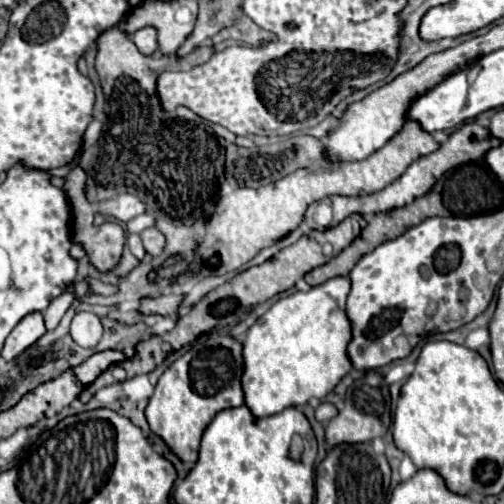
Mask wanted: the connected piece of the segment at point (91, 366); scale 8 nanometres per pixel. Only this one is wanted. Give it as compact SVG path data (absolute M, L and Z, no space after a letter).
M101 351L101 353L95 353L93 357L89 357L85 363L81 363L79 367L73 369L73 375L77 377L79 383L83 383L85 387L91 385L105 369L109 369L109 365L113 363L119 363L119 361L125 361L125 353L121 351Z

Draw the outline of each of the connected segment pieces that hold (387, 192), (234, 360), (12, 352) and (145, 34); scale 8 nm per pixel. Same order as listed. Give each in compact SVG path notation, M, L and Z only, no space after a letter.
M471 121L467 123L465 127L457 129L449 141L441 143L441 147L421 159L417 159L415 163L409 165L409 169L397 179L393 181L391 185L387 185L383 191L377 191L377 193L371 193L371 195L363 195L363 197L341 197L341 195L333 195L331 197L331 205L333 205L333 211L335 211L335 219L333 219L333 225L341 223L345 217L349 217L351 213L359 213L359 215L373 215L373 213L381 213L381 211L391 211L391 209L397 209L397 207L405 207L409 203L413 203L413 199L425 195L427 191L431 191L431 187L435 185L435 181L451 167L457 167L461 163L467 163L467 161L477 161L477 159L483 159L485 153L493 147L497 147L501 141L497 137L493 137L489 133L489 129L481 127L479 123Z
M211 333L207 337L201 337L191 351L179 357L155 385L155 393L149 399L145 417L151 431L167 443L171 453L175 453L187 465L187 469L191 469L197 461L199 441L211 419L223 409L243 405L241 373L241 341Z
M29 313L25 315L15 329L9 333L9 337L5 339L5 345L1 349L1 357L5 361L15 359L19 353L23 353L29 345L33 345L41 335L45 335L45 323L43 323L43 315L41 313Z
M151 27L139 29L139 31L133 35L133 43L137 45L137 49L139 49L143 55L153 55L153 53L157 51L157 31L151 29Z

